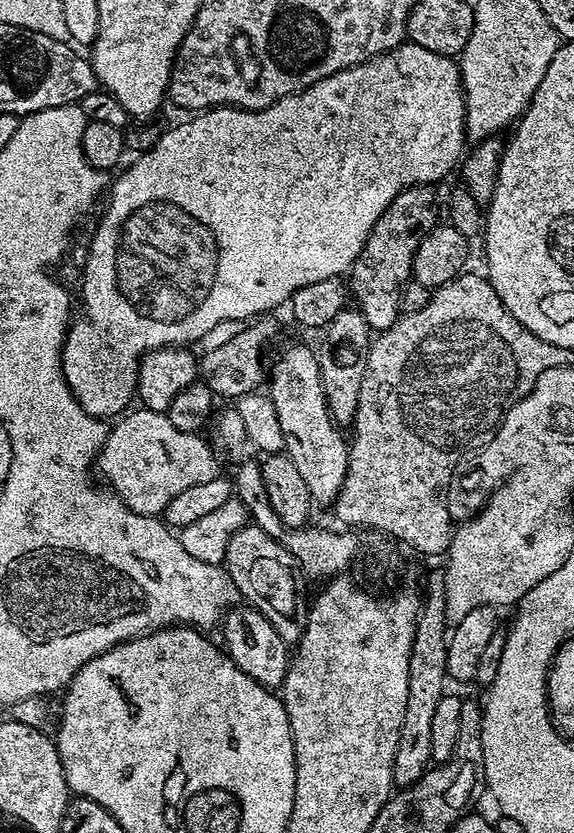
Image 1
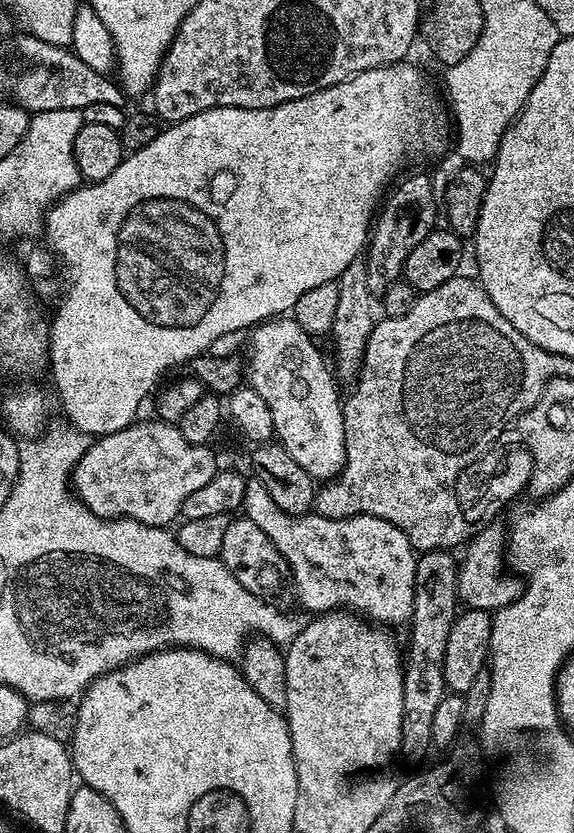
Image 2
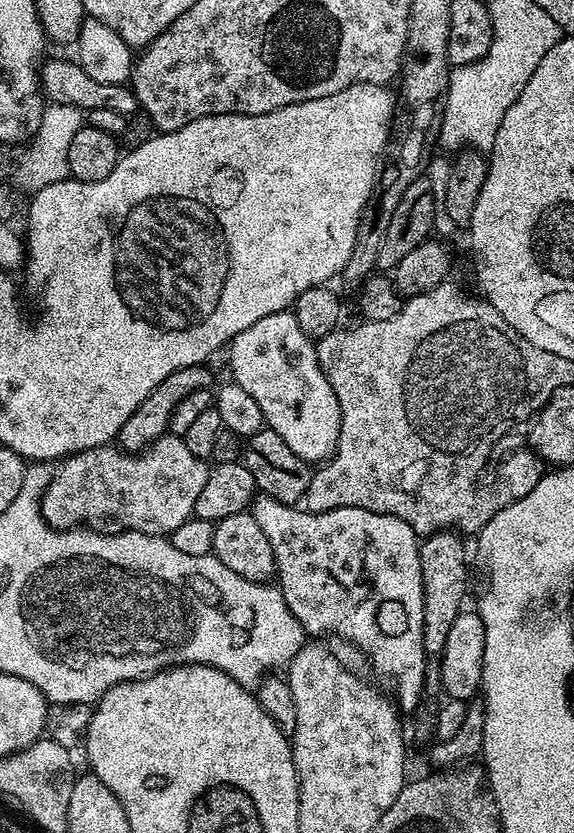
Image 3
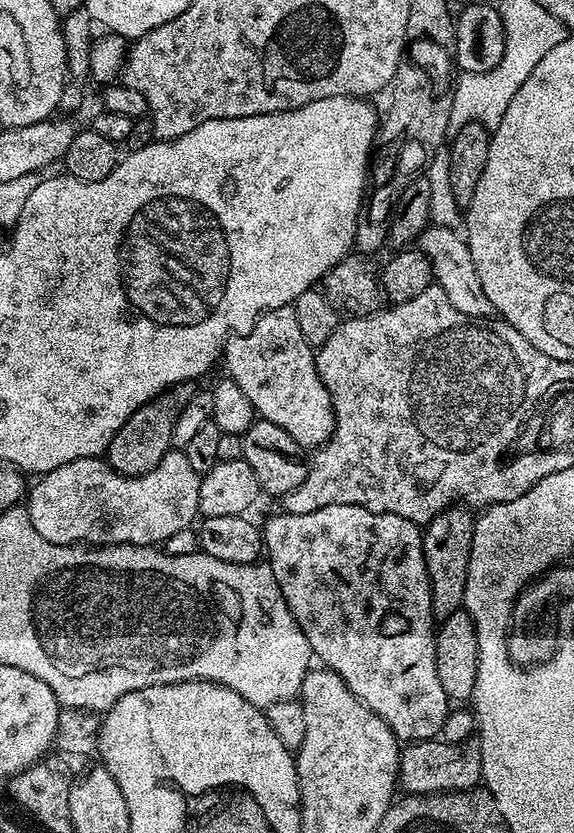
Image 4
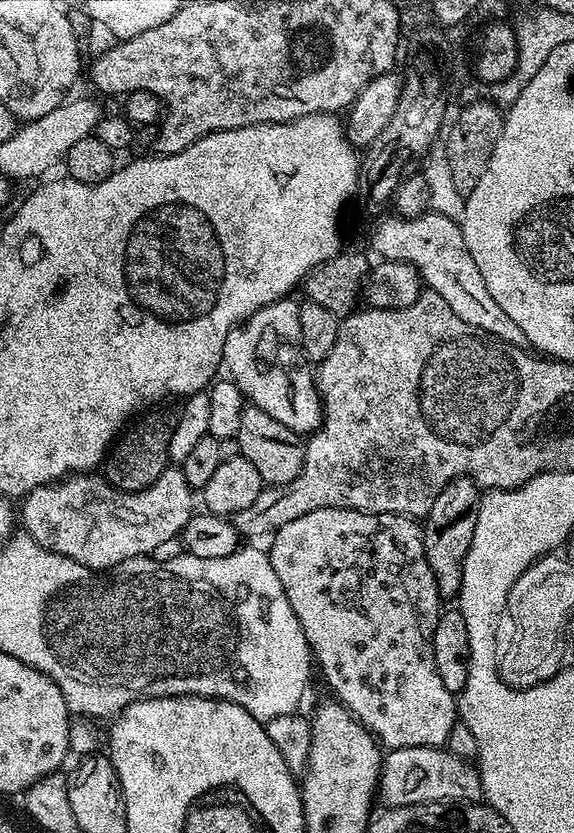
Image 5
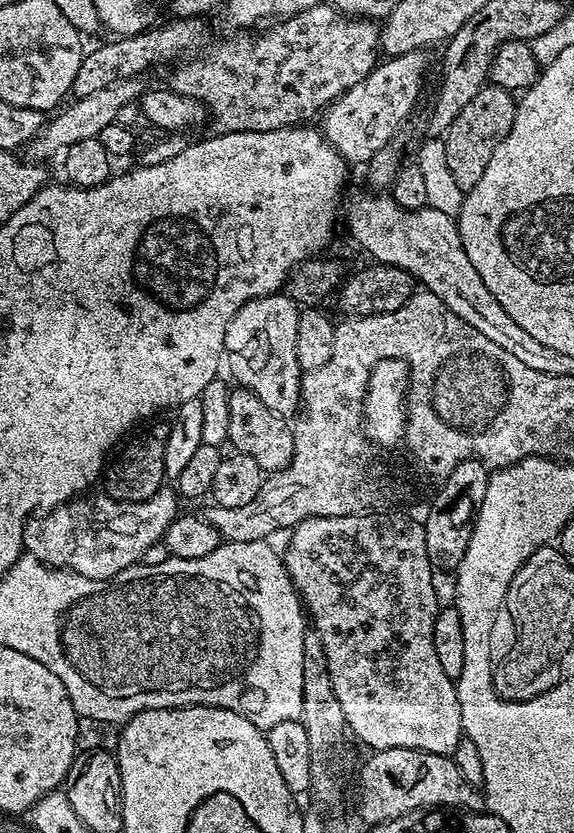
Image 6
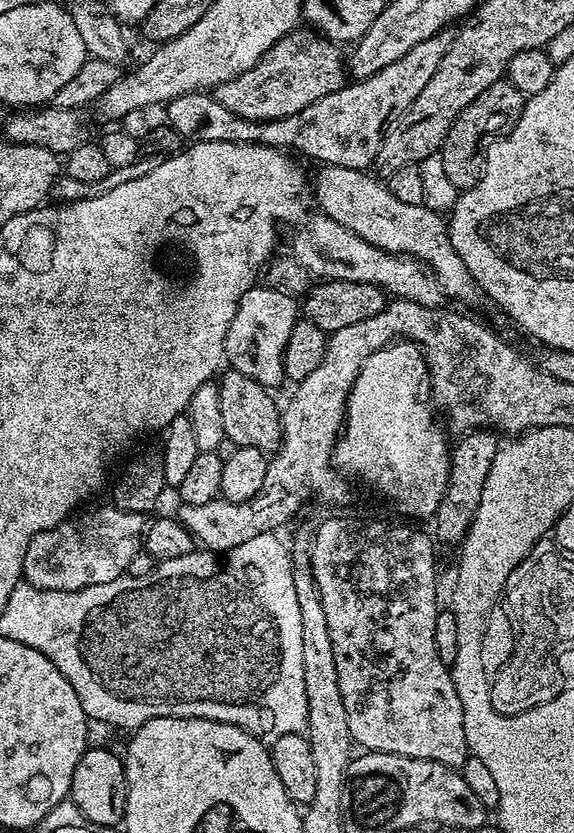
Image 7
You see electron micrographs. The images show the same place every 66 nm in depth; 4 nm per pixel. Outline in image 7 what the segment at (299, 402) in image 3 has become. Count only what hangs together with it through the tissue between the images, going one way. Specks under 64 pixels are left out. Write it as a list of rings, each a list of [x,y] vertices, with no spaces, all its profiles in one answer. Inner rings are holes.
[[[267,286],[246,290],[224,339],[224,354],[231,371],[246,374],[269,390],[276,390],[280,383],[285,383],[284,351],[297,319],[297,301],[288,293]]]

